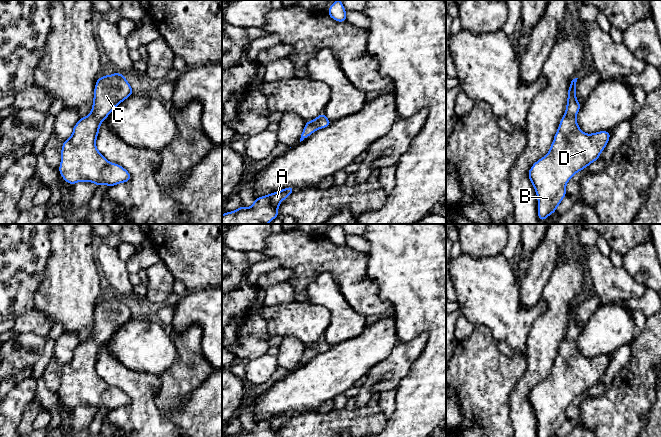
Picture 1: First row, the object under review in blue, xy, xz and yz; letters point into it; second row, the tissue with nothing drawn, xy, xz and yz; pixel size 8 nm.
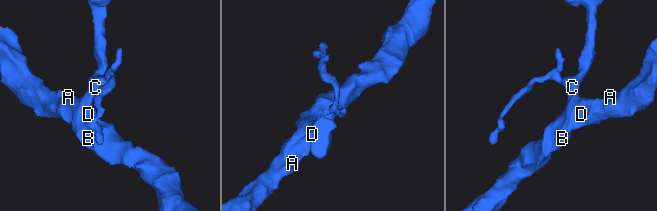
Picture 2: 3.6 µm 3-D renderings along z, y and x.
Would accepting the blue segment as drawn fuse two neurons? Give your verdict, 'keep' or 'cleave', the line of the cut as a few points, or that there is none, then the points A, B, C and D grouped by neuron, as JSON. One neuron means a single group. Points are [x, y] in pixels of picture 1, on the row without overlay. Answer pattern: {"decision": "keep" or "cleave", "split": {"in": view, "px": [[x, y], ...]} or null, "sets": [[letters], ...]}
{"decision": "keep", "split": null, "sets": [["A", "B", "C", "D"]]}

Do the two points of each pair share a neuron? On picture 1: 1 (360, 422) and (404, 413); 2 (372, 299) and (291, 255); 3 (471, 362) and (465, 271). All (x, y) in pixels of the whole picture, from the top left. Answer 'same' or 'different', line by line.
1: different
2: same
3: different

